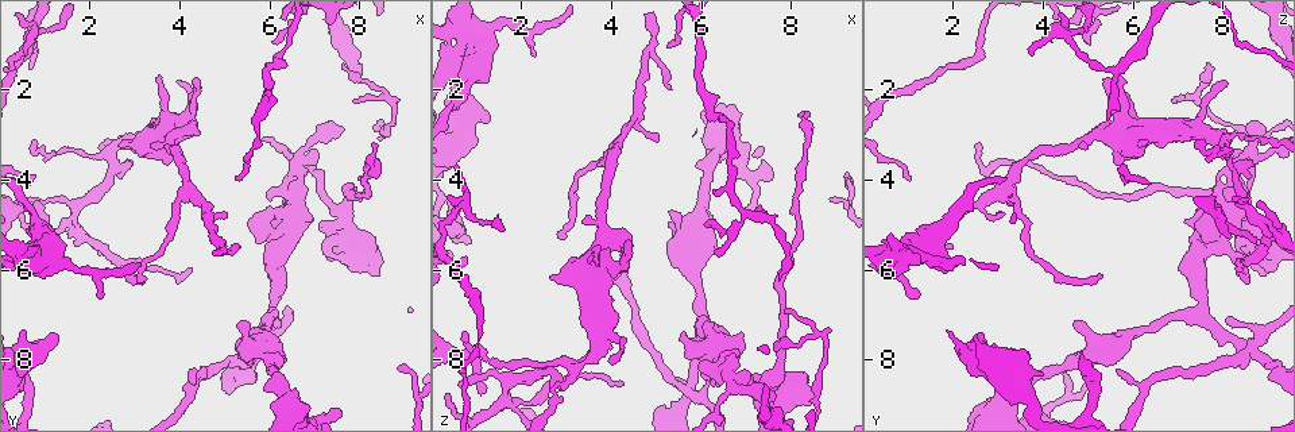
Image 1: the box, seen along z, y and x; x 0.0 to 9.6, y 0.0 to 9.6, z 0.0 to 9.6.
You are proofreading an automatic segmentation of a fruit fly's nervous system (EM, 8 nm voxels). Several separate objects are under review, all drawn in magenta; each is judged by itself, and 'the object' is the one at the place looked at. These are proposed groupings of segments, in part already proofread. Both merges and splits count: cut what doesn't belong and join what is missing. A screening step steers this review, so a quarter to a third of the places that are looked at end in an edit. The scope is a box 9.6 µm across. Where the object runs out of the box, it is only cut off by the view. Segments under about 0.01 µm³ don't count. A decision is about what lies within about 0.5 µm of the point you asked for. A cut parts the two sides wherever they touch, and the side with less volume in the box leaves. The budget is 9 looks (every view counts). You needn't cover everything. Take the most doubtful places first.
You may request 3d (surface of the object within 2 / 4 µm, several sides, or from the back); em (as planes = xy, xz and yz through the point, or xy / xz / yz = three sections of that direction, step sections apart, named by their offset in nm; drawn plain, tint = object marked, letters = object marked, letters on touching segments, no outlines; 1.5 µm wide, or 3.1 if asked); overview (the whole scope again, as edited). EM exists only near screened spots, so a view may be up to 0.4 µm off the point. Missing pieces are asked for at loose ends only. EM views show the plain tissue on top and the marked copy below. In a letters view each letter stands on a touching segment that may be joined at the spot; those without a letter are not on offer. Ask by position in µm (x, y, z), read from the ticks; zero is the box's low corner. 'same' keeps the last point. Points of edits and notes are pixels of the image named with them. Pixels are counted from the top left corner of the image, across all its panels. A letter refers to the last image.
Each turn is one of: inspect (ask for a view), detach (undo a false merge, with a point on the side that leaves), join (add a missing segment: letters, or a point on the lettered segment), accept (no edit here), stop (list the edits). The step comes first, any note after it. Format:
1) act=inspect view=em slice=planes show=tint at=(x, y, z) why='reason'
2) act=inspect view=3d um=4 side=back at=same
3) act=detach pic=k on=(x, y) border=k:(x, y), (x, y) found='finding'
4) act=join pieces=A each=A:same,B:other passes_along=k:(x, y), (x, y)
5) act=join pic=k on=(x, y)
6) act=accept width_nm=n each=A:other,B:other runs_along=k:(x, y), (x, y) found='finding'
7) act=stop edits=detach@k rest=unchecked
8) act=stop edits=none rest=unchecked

act=inspect view=3d um=2 at=(0.55, 4.40, 8.60) why='an open end'

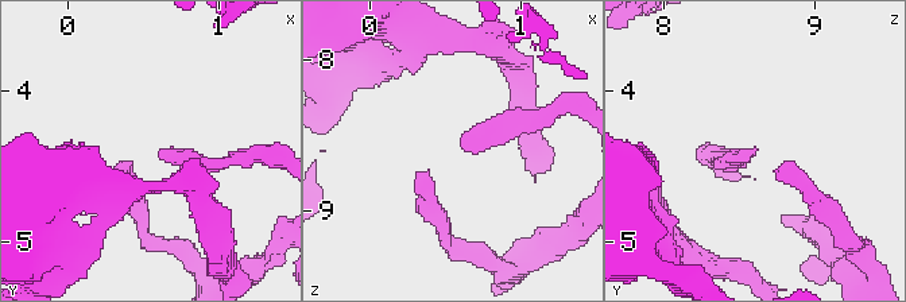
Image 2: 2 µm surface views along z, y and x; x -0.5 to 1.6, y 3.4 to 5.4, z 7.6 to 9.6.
act=inspect view=em slice=xz step=4 show=letters at=(0.58, 4.38, 8.58) why='need the tissue'

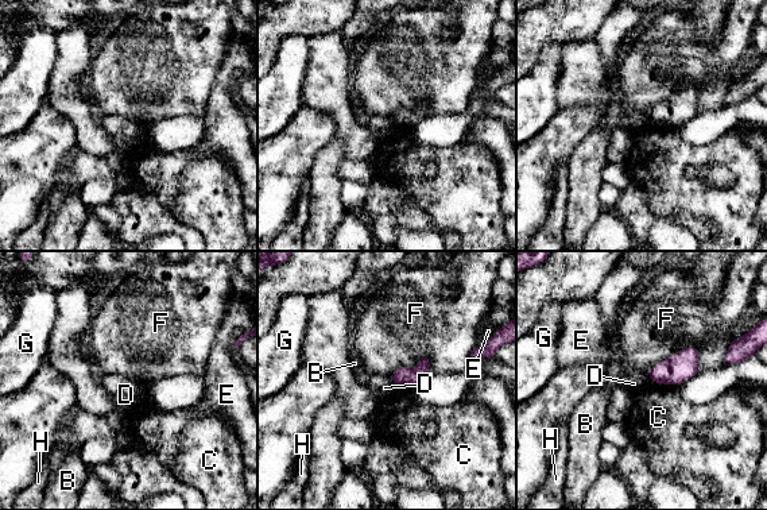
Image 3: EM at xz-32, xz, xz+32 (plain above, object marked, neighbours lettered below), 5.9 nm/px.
act=accept longest_contact=F:340nm each=B:other,C:other,D:other,E:other,F:other,G:other,H:other found='no lettered segment goes on from it'

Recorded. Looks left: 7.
act=inspect view=3d um=4 at=(6.15, 0.95, 5.00) why='branch stops here'

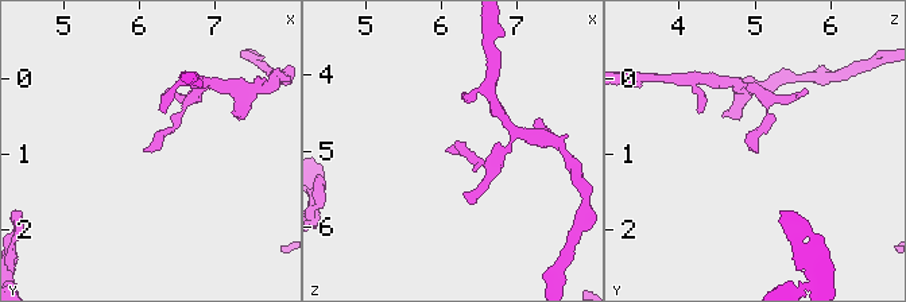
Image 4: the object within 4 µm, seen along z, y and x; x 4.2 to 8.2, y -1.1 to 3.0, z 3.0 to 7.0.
act=inspect view=em slice=xy step=4 show=tint at=(6.05, 0.95, 5.05) why='now the EM'

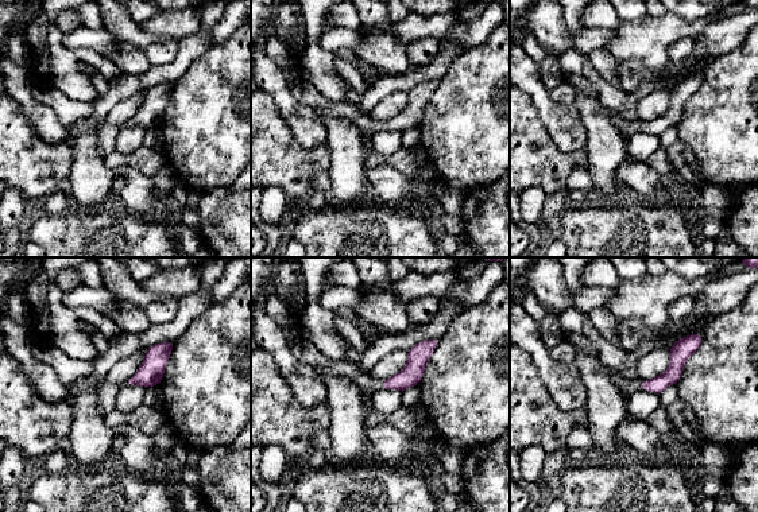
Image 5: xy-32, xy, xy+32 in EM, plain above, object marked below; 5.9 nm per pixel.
act=inspect view=em slice=planes show=letters at=same

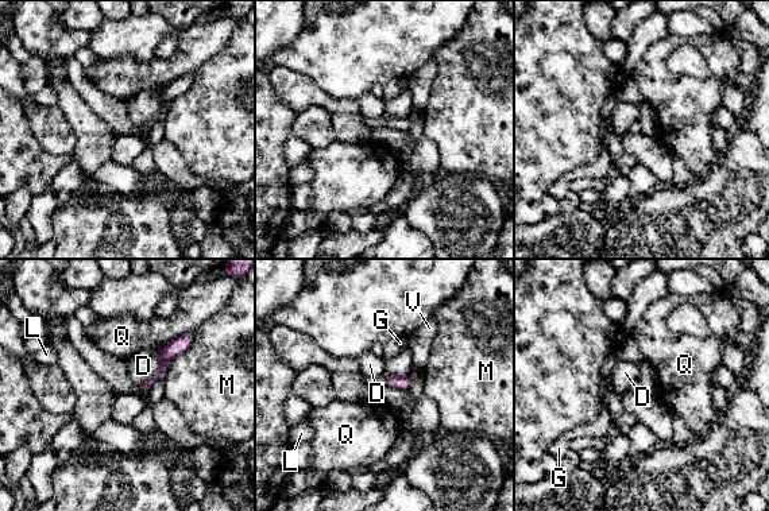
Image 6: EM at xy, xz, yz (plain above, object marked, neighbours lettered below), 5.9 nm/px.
act=join pieces=L each=D:other,G:other,L:same,M:other,Q:other,V:other passes_along=6:(404, 382), (386, 384), (371, 382) found='the neuron continues'

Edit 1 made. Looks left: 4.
act=inspect view=overview

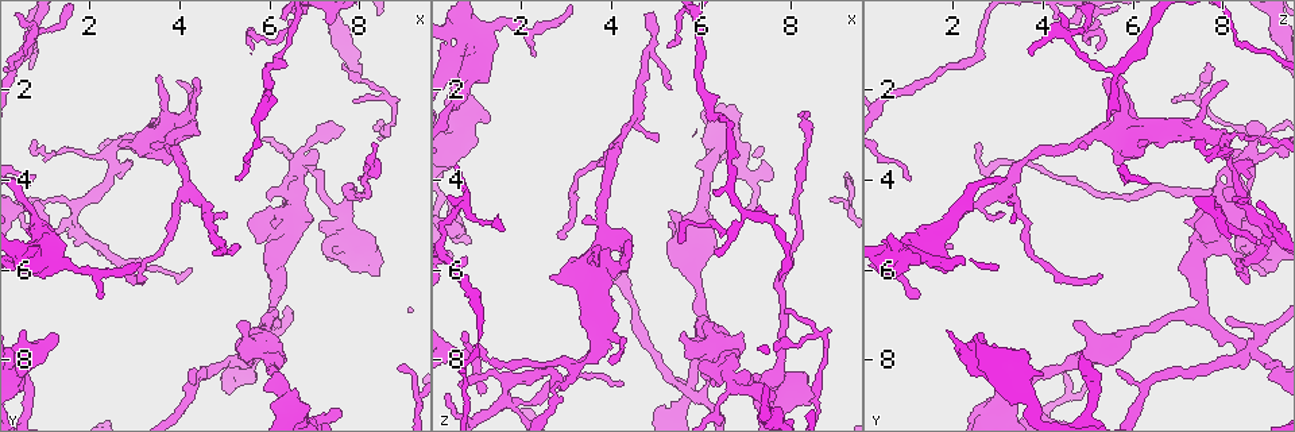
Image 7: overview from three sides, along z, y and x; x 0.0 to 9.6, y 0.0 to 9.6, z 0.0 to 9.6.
act=inspect view=em slice=xz step=4 show=letters at=(0.70, 0.70, 4.50) why='branch point'

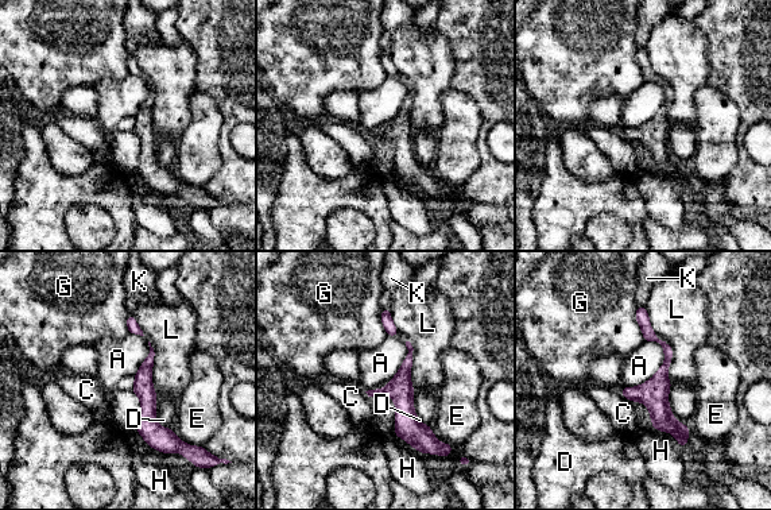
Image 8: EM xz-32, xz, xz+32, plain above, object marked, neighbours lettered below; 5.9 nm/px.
act=accept longest_contact=L:500nm each=A:other,C:other,D:other,E:other,G:other,H:other,K:other,L:other found='one neuron here'

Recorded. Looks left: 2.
act=inspect view=em slice=xy step=8 show=letters at=(0.75, 3.20, 7.45) why='an open end'

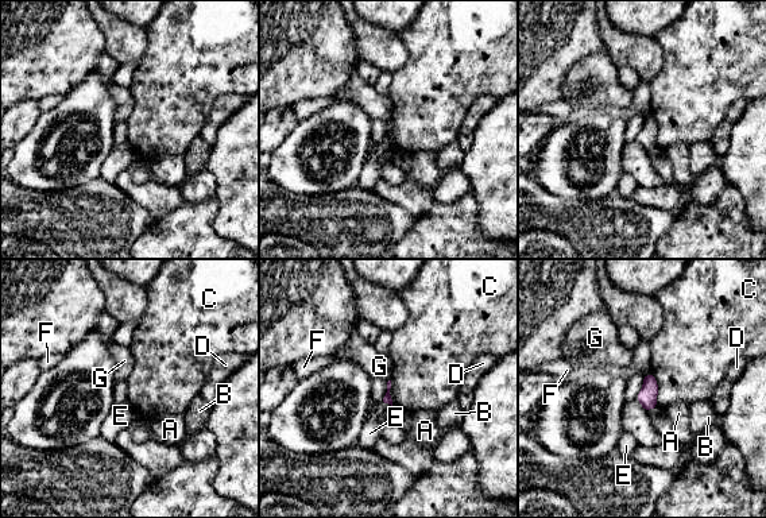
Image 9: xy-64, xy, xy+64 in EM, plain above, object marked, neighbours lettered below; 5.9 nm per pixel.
act=accept each=A:other,B:other,C:other,D:other,E:other,F:other,G:other border=9:(650, 372), (657, 385), (658, 405) found='no lettered segment goes on from it'

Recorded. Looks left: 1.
act=stop edits=join@6 rest=unchecked

